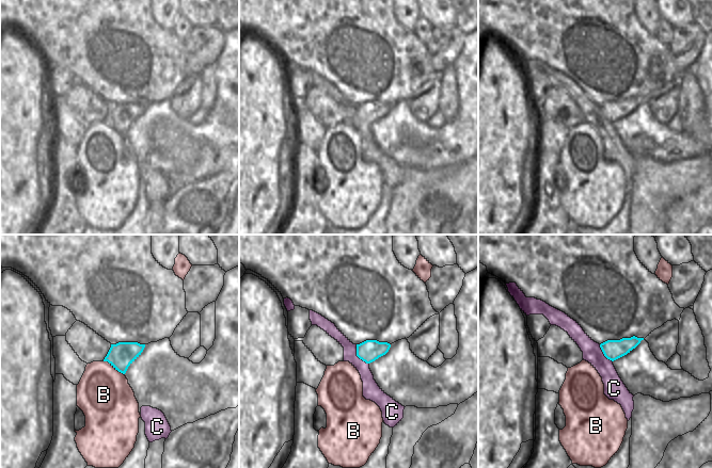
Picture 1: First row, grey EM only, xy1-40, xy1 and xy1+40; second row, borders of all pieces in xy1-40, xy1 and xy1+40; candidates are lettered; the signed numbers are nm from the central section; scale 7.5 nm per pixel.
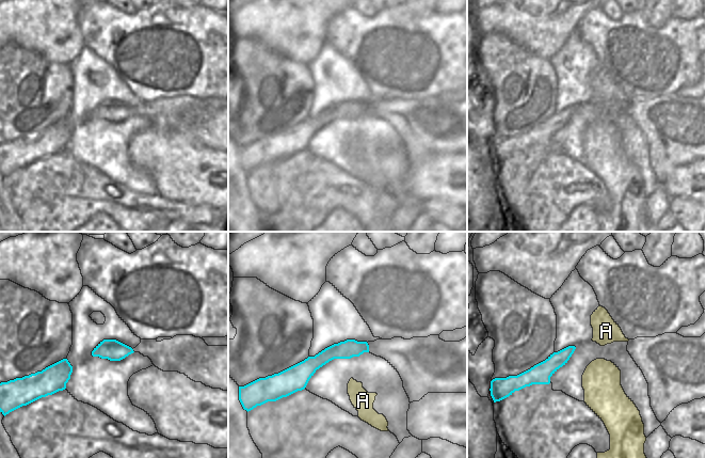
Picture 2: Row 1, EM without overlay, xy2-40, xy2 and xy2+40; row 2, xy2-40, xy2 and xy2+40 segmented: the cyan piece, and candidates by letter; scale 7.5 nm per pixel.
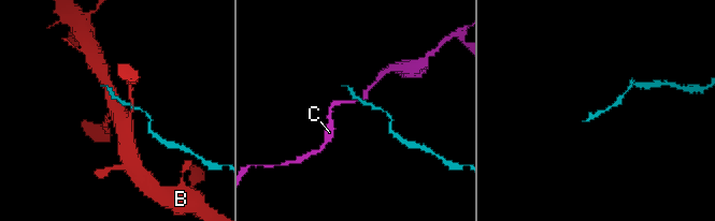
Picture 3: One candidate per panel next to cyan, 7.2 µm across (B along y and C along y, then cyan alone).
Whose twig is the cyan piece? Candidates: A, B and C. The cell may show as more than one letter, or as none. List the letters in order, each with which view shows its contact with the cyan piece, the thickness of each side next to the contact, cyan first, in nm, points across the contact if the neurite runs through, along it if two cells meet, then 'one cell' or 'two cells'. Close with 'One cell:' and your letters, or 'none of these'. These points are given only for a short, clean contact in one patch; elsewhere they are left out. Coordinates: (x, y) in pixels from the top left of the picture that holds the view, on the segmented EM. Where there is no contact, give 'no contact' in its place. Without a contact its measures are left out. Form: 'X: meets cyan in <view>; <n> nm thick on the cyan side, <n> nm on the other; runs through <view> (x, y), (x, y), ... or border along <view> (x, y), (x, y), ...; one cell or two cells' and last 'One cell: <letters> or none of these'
A: no contact; two cells
B: meets cyan in xy1-40; 190 nm thick on the cyan side, 400 nm on the other; two cells
C: meets cyan in xy1; 160 nm thick on the cyan side, 110 nm on the other; border along xy1 (356, 344), (356, 354), (368, 364); two cells
One cell: none of these

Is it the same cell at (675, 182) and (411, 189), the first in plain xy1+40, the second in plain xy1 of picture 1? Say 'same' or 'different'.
same

